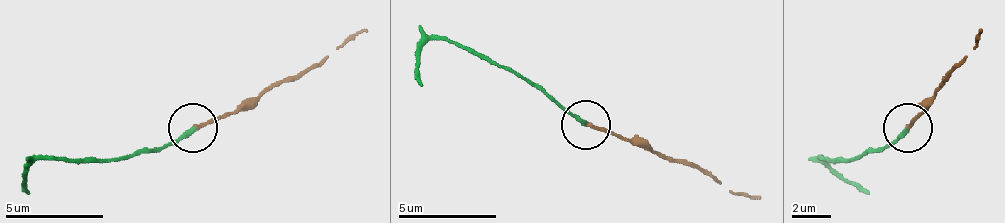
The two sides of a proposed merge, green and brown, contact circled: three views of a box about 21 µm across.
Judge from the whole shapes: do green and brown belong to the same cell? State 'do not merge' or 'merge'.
do not merge

